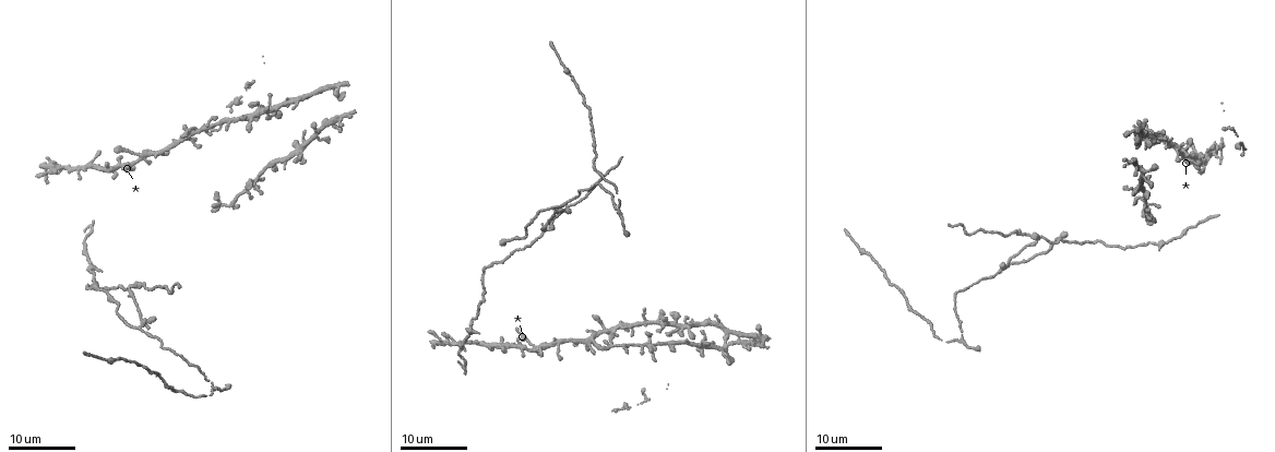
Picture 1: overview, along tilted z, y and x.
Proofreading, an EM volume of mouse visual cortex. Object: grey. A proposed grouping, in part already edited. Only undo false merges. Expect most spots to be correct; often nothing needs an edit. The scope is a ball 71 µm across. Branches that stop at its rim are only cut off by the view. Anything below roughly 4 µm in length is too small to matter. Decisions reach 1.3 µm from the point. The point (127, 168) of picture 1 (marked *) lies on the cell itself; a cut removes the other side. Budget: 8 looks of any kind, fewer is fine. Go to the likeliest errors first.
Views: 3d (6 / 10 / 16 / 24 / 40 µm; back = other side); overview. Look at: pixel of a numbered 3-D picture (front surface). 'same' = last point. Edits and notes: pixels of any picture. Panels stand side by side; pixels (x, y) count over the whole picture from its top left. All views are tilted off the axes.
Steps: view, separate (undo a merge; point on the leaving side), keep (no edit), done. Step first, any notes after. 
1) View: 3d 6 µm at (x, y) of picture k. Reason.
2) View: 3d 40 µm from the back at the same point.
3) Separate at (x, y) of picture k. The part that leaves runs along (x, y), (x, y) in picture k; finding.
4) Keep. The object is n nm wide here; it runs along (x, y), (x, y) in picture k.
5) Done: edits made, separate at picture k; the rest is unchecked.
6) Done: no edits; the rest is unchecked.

View: 3d 16 µm at (553, 207) of picture 1. Three arms meet.

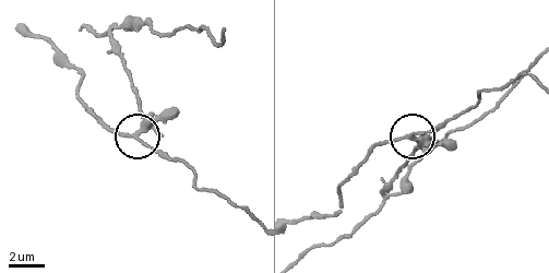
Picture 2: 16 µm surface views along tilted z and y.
View: 3d 6 µm at (410, 134) of picture 2. Closer look.

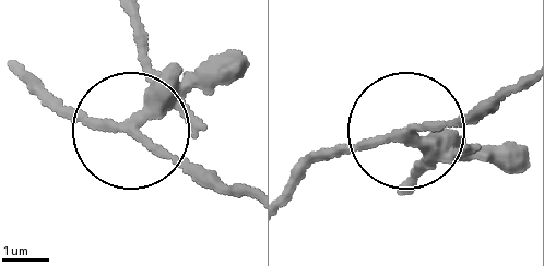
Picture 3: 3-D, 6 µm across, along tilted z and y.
View: 3d 6 µm from the back at (133, 130) of picture 3.

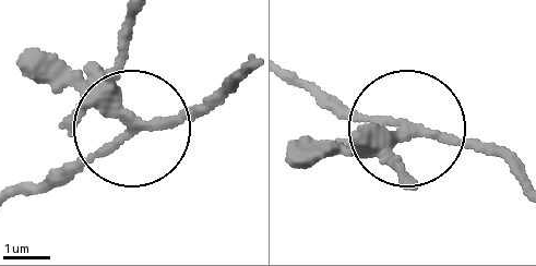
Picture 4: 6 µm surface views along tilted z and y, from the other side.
Separate at (28, 69) of picture 4. 3 arms meet here; two cells meet here.

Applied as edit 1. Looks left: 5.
View: overview.

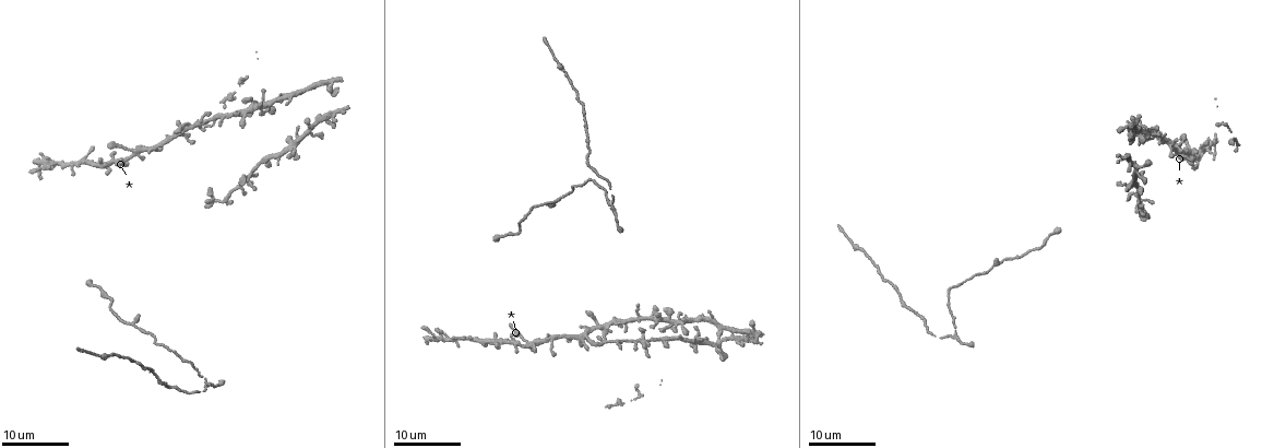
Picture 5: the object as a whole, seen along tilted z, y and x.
View: 3d 24 µm at (214, 199) of picture 5. Four-way junction.

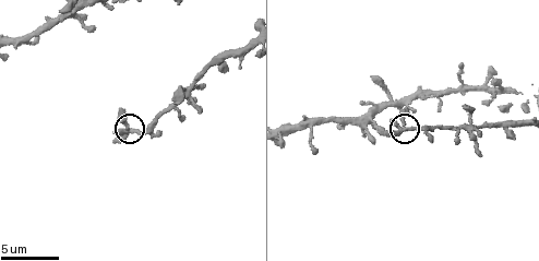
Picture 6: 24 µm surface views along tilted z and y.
View: 3d 10 µm at (402, 126) of picture 6. Closer look.

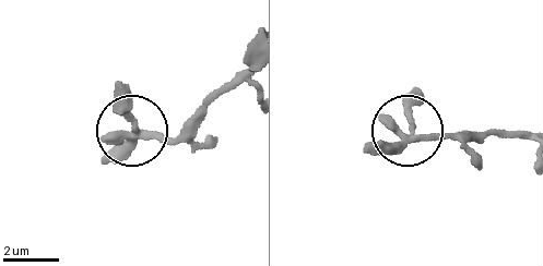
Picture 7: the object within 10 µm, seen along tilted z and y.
Keep. 4 arms meet here; it runs along (521, 136), (416, 133), (414, 89) in picture 7; all the same cell.

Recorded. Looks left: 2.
View: 3d 24 µm at (635, 340) of picture 5. Thin arm on a thick one.

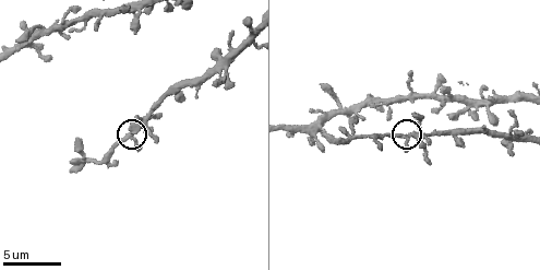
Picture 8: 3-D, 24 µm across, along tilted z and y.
View: 3d 6 µm at (404, 136) of picture 8.

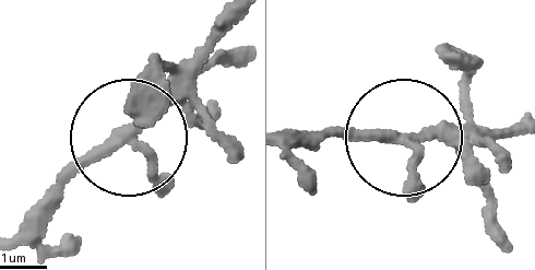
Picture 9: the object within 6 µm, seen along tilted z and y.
Keep. 3 arms meet here; all the same cell.

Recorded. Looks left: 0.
Done: edits made, separate at picture 4; the rest is unchecked.

